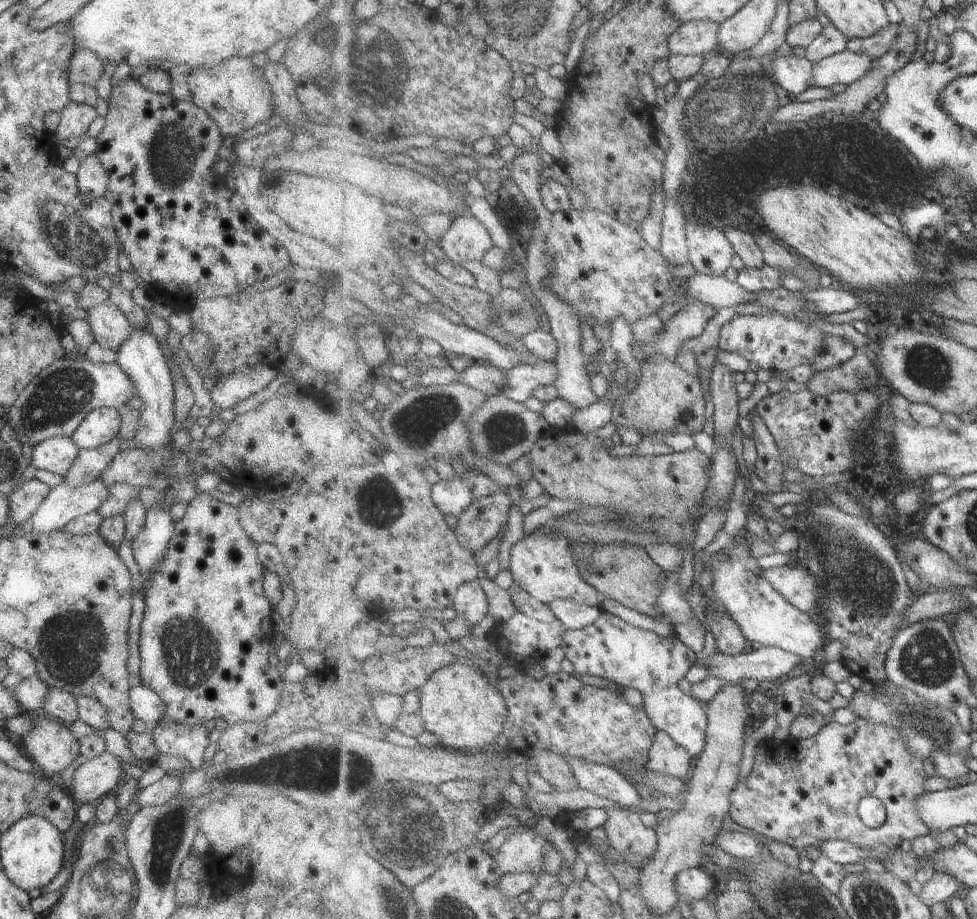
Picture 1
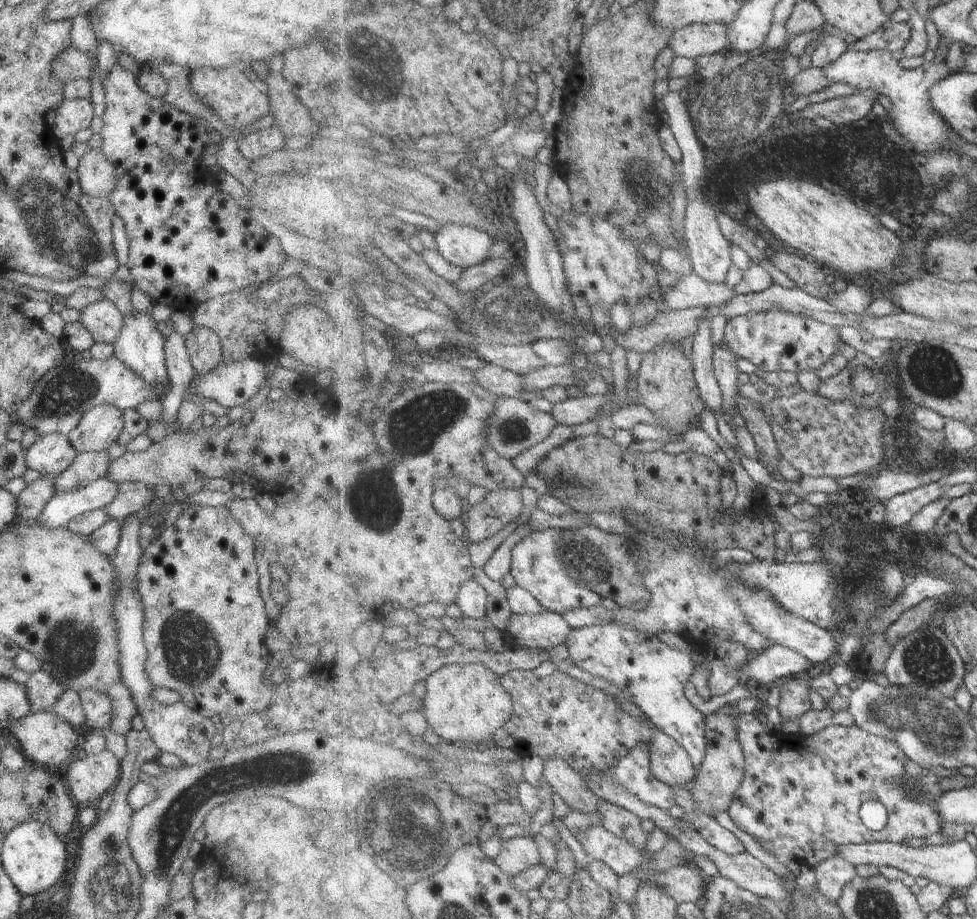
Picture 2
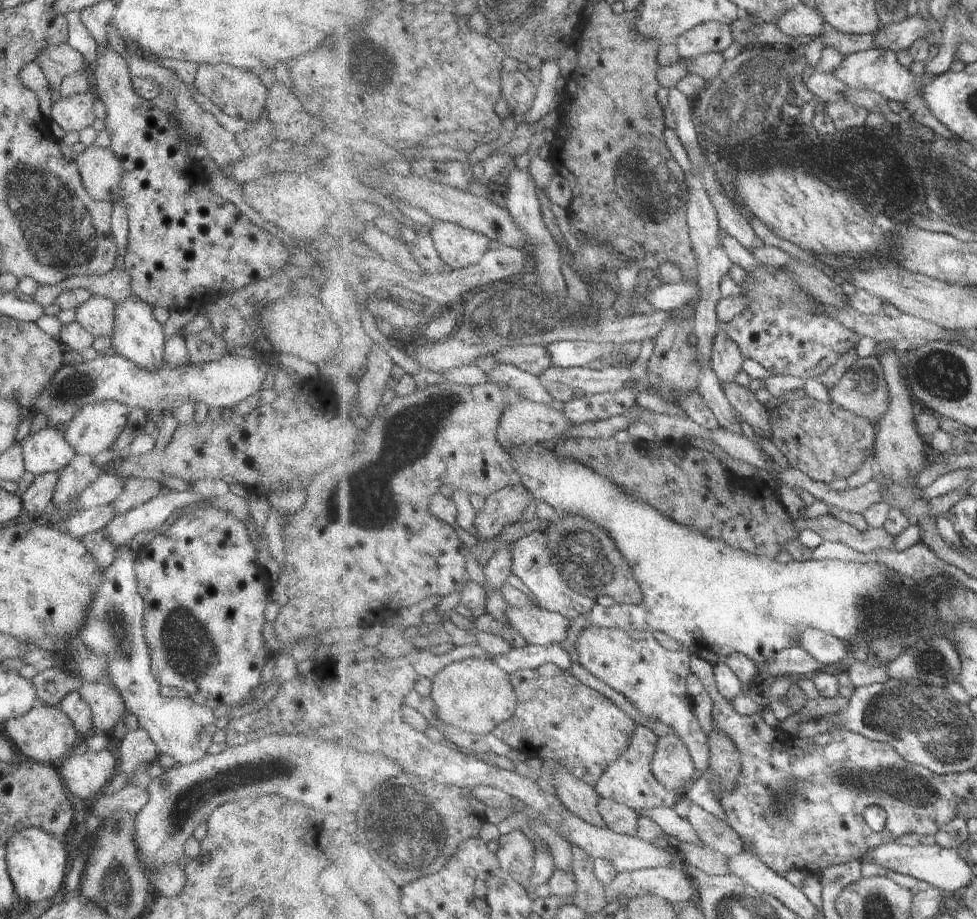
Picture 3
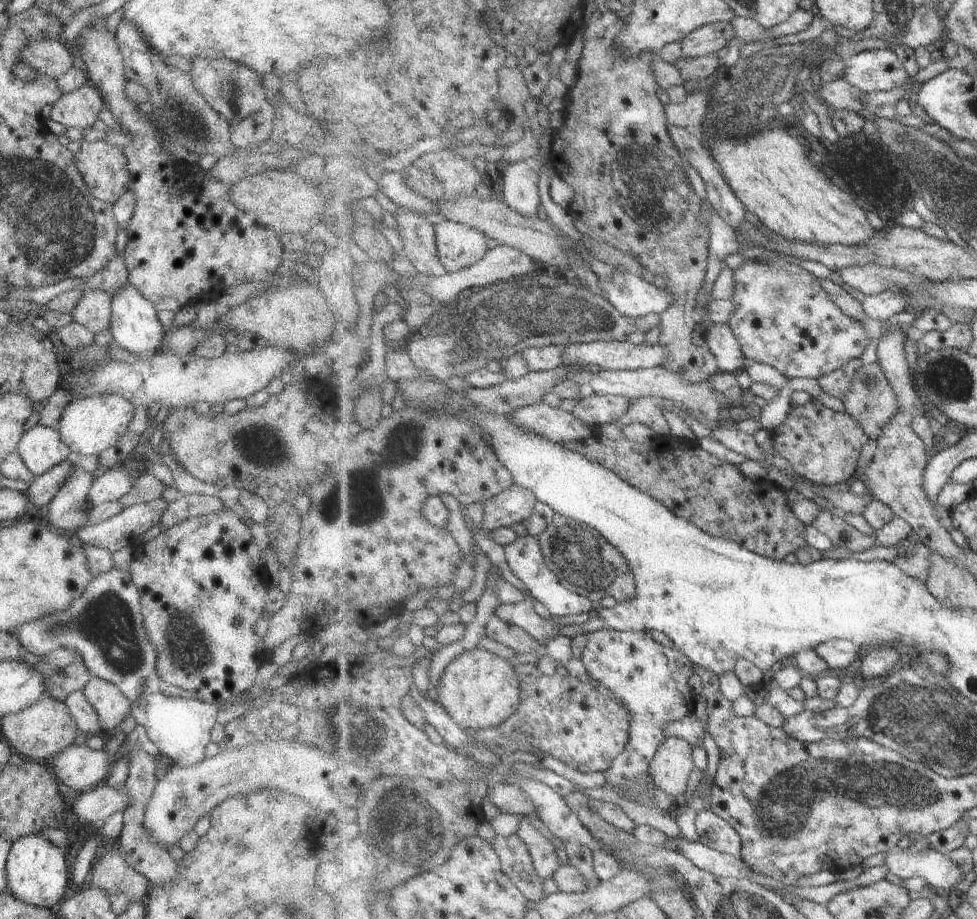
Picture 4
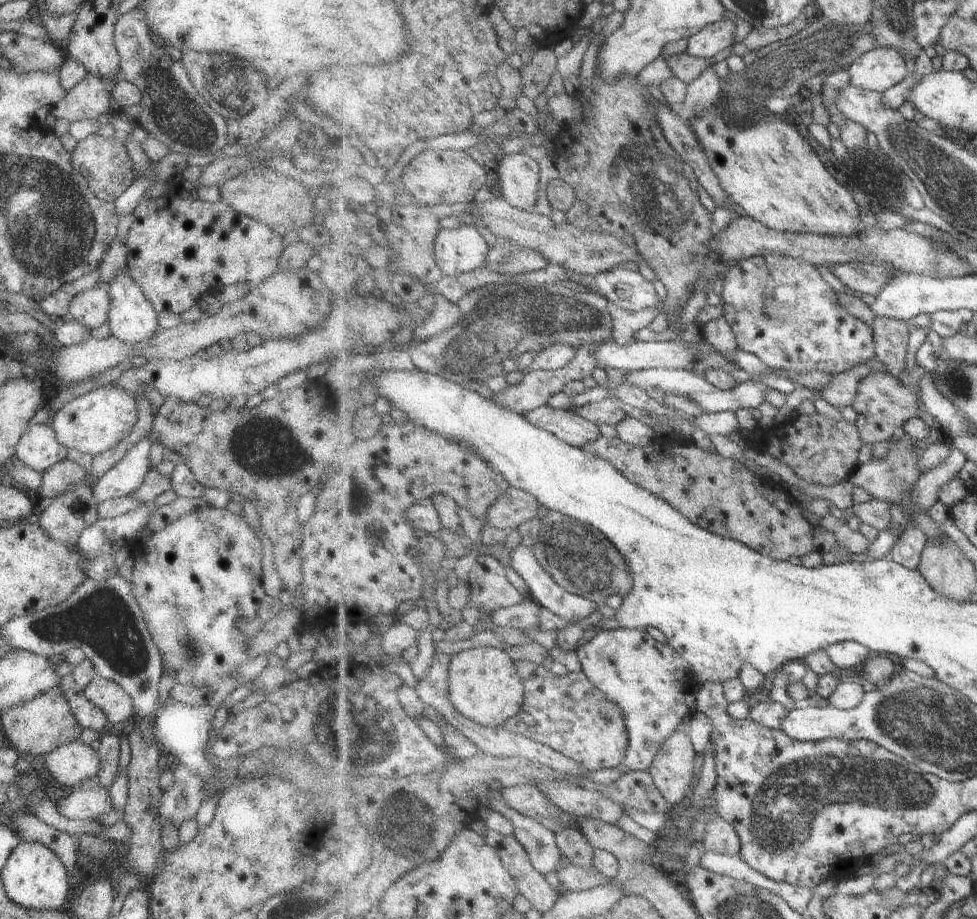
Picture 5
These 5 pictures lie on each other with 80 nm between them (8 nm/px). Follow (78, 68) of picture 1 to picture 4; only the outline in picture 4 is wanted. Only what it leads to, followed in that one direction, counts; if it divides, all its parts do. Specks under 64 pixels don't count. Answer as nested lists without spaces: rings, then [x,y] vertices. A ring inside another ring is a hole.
[[[44,39],[30,41],[19,52],[19,60],[26,62],[40,75],[58,78],[72,66],[72,56],[64,41]]]

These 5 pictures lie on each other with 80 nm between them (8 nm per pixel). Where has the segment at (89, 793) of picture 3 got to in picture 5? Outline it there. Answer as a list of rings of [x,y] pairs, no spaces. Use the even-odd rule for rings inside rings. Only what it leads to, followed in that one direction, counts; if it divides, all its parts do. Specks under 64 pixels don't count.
[[[70,741],[44,755],[44,765],[50,774],[64,786],[76,786],[98,774],[100,759],[90,745]]]

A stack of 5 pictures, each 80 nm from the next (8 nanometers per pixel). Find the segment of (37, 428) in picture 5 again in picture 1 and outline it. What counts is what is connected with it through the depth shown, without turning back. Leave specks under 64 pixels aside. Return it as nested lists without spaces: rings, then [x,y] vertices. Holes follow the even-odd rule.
[[[58,435],[33,445],[30,465],[64,477],[79,452],[72,437]]]

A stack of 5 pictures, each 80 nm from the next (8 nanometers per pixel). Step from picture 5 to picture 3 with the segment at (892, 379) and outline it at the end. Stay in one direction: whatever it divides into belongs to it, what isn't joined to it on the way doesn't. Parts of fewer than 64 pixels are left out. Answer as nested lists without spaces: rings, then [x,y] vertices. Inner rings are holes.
[[[872,356],[858,360],[849,370],[846,378],[841,381],[840,386],[830,391],[830,396],[834,402],[845,407],[846,410],[870,419],[873,423],[880,425],[881,428],[881,420],[890,410],[892,397],[885,368],[880,358]]]

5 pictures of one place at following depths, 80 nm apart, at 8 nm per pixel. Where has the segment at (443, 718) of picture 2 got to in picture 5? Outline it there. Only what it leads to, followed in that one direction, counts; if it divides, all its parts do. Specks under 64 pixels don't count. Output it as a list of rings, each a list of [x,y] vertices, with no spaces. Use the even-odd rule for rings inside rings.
[[[500,644],[477,648],[466,645],[458,649],[452,657],[449,683],[456,708],[485,727],[506,726],[511,718],[523,711],[527,699],[525,679],[519,673],[517,662]]]

